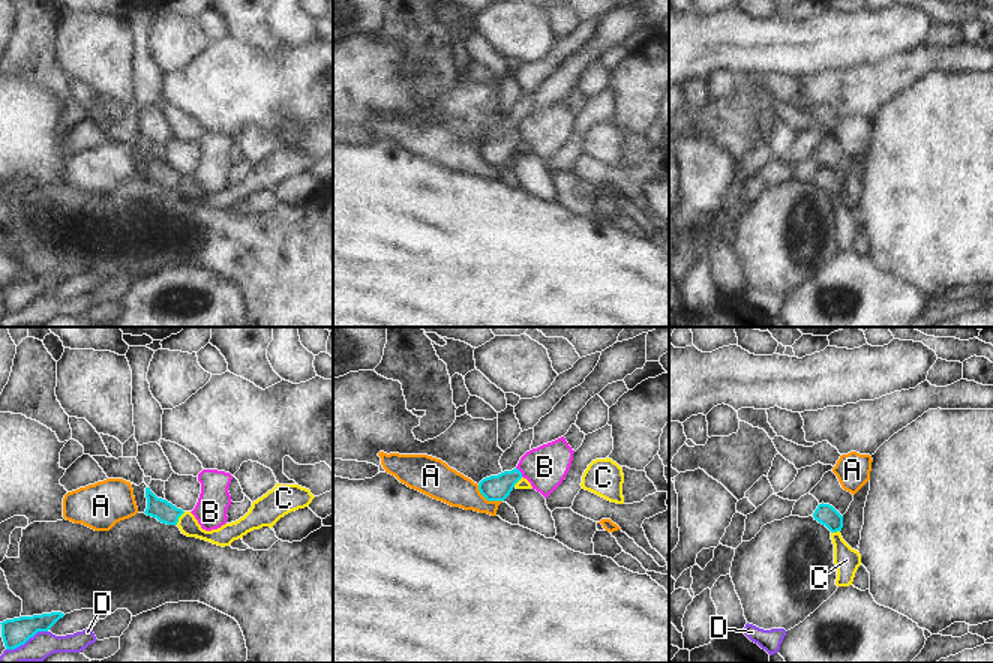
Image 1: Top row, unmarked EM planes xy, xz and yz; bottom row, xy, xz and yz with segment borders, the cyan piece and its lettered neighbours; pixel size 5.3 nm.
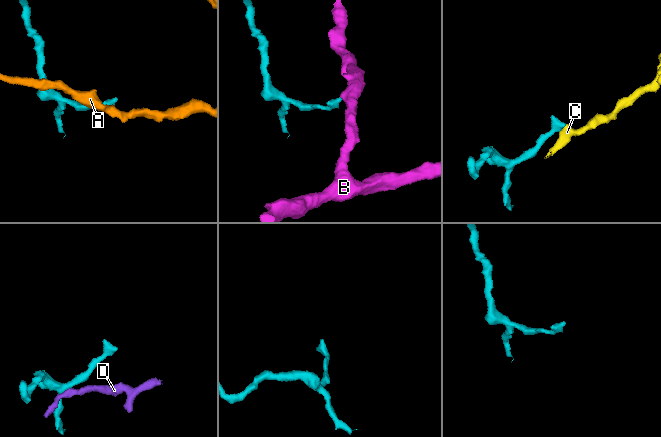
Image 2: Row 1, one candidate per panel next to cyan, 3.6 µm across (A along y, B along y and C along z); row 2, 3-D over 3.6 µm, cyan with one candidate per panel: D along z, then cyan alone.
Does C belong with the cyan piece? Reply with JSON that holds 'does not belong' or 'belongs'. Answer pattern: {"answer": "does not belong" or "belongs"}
{"answer": "does not belong"}

